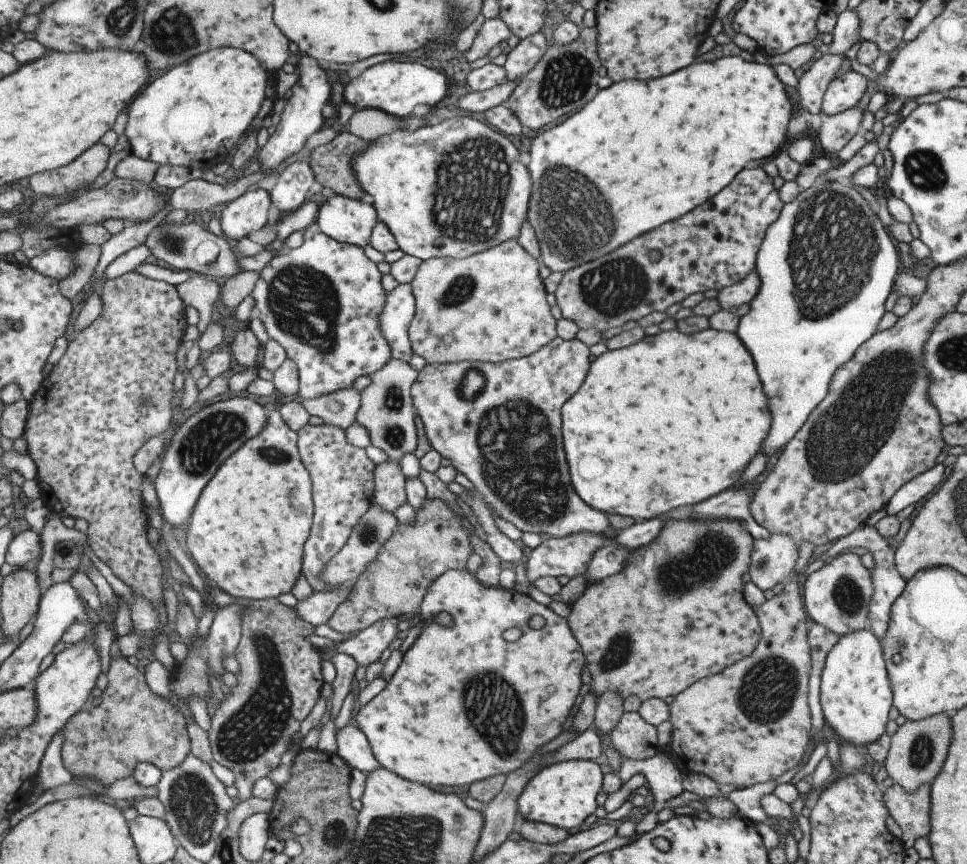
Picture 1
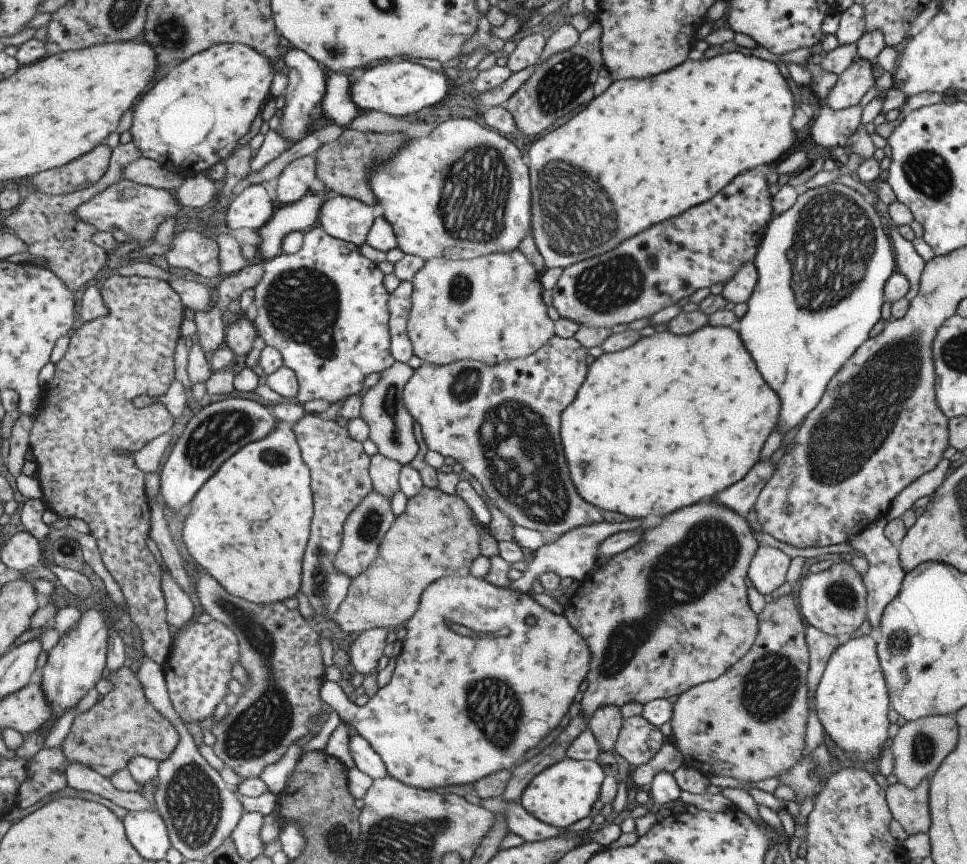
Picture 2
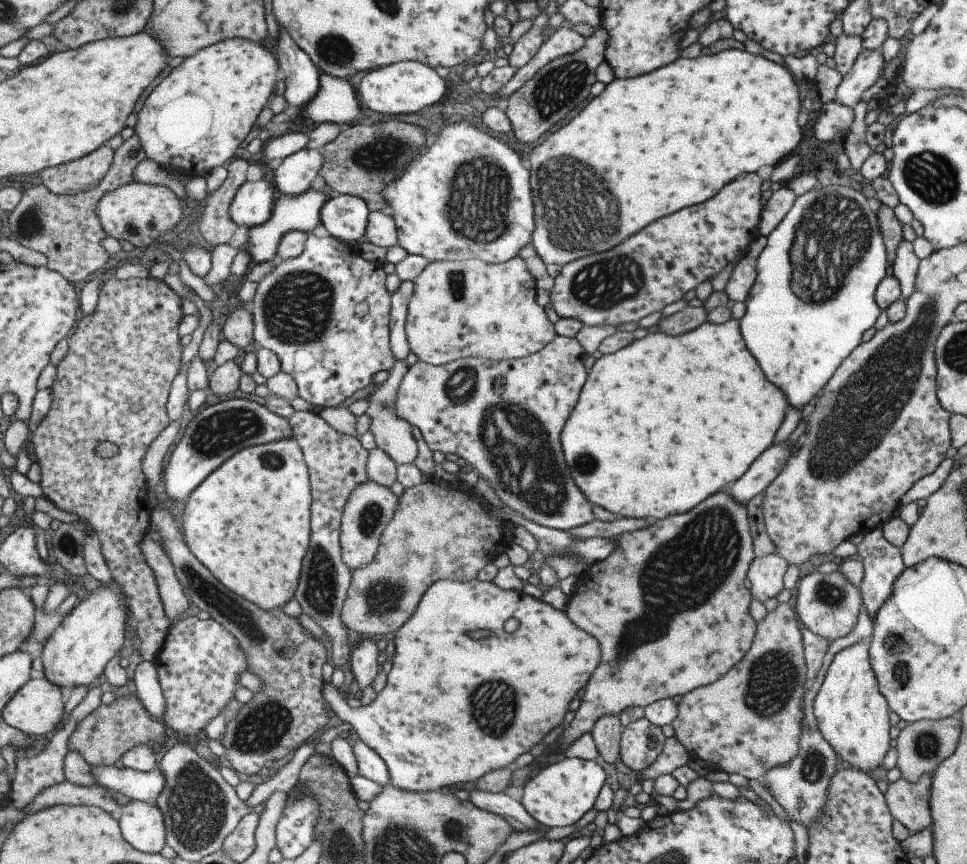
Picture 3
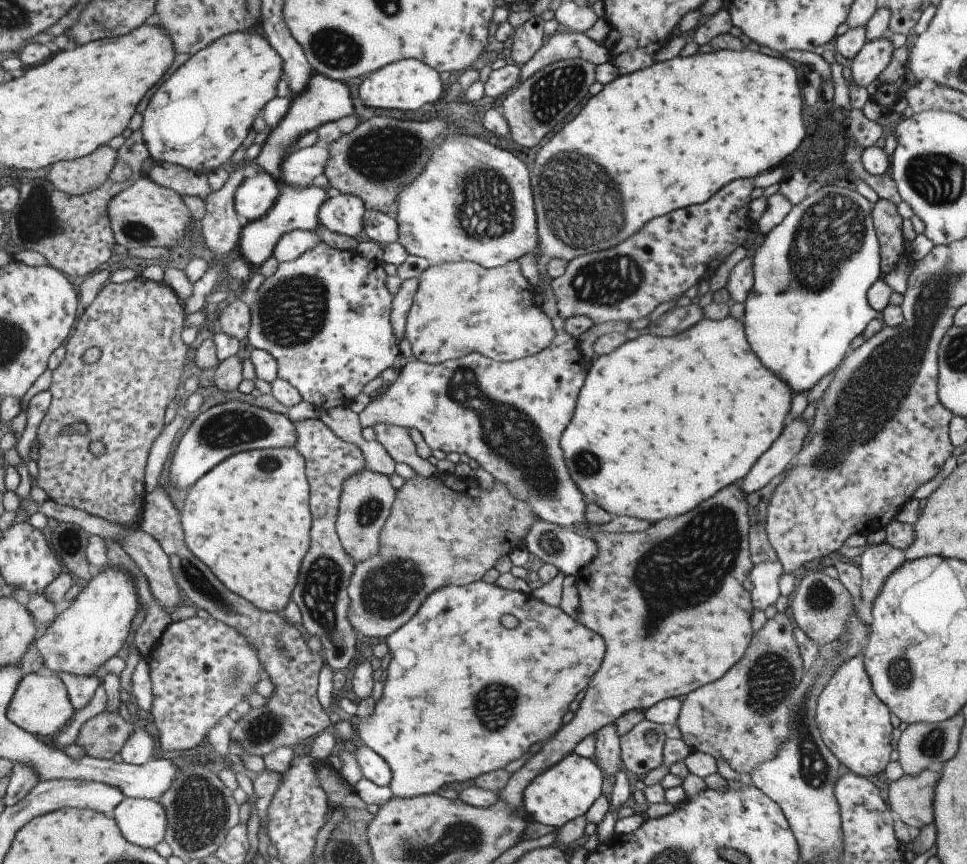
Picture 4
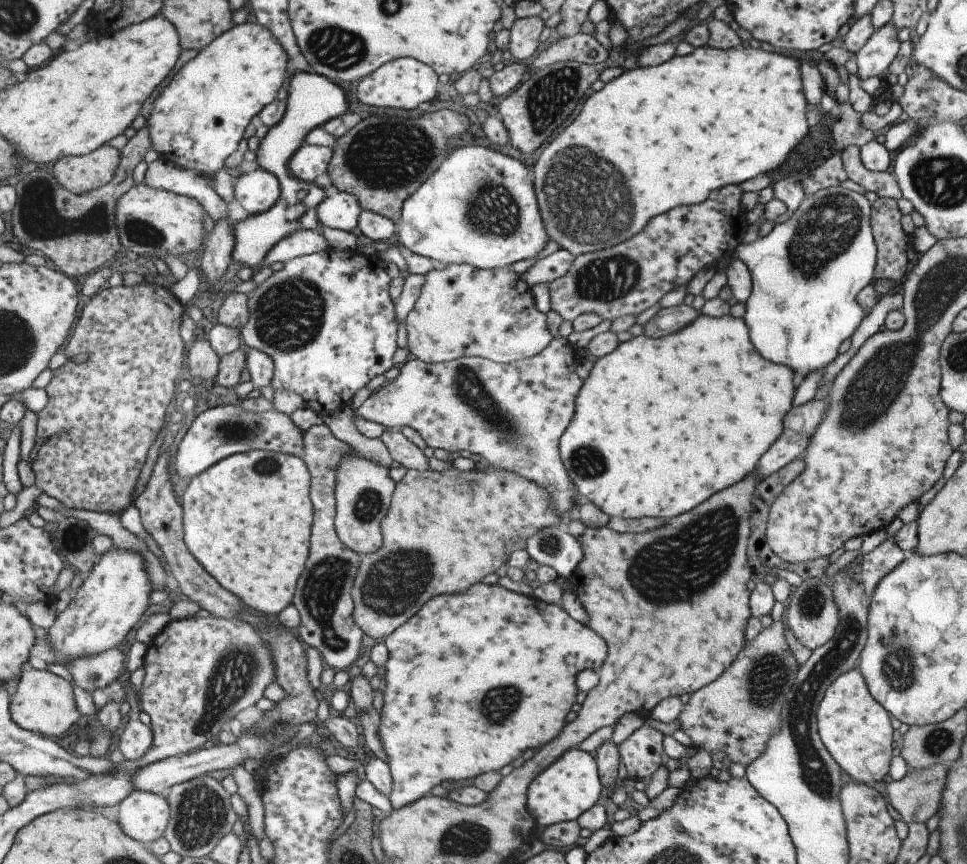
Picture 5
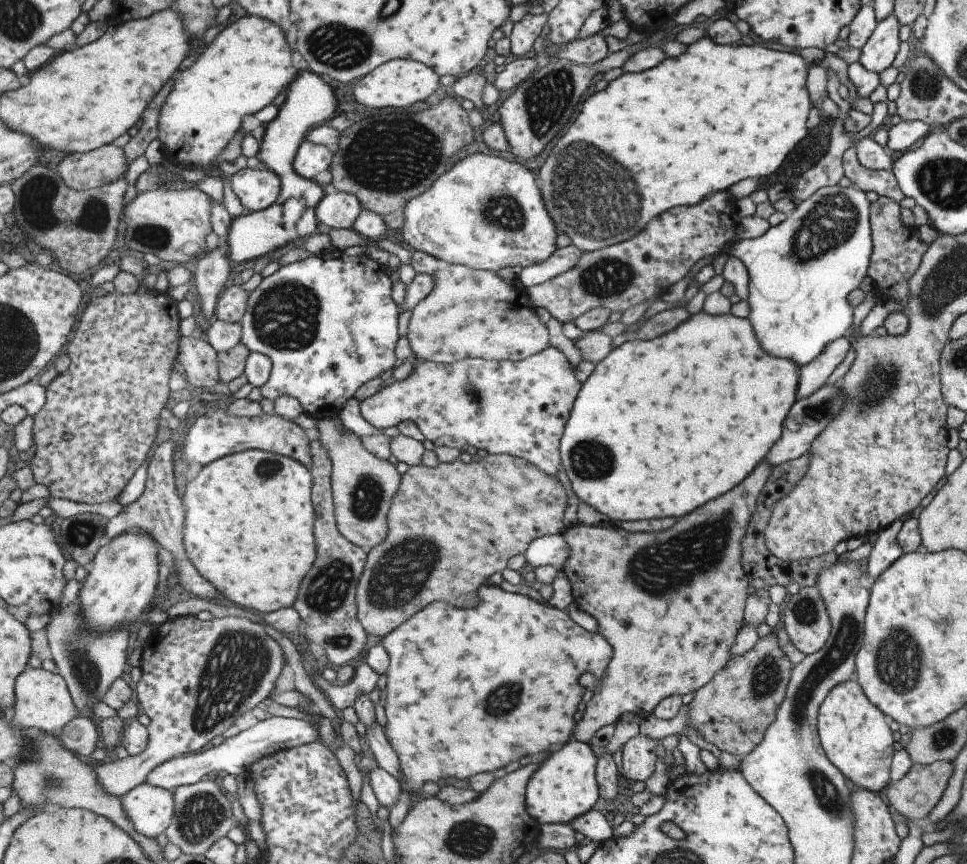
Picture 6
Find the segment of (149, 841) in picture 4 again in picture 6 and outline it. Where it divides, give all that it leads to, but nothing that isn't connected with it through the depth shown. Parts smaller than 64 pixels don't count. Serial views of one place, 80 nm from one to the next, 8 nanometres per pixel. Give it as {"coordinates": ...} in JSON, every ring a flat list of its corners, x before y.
{"coordinates":[[147,782,136,786,122,801,135,828,148,837,163,834,169,828,176,811,174,790]]}

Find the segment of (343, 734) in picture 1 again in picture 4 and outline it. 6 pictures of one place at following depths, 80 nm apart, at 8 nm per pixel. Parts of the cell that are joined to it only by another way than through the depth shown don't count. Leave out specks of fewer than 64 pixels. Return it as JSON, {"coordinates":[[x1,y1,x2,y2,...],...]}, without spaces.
{"coordinates":[[362,743,353,746,353,751,365,779,372,780,375,784,382,787,390,786,392,783,390,764,378,752]]}

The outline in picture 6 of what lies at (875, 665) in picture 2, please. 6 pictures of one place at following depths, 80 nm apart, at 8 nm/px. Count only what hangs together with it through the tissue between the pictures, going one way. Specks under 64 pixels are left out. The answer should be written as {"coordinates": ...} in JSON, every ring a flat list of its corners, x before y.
{"coordinates":[[852,676,845,682,834,686,819,705,816,716,816,731,820,740,821,748,829,762,841,771,841,774,855,784,859,789,863,789,875,794,879,794,881,788,889,784,889,766,891,756,894,752,891,744,894,743,889,725,883,722,884,714,865,698,861,687]]}

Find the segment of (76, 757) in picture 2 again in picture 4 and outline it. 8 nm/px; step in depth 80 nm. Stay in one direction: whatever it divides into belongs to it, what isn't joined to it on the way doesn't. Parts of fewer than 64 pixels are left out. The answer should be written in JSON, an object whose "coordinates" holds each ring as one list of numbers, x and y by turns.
{"coordinates":[[103,712,89,719,75,734,75,740,92,757,111,759,117,752,121,752,123,743,138,725,137,722,125,722,118,714]]}

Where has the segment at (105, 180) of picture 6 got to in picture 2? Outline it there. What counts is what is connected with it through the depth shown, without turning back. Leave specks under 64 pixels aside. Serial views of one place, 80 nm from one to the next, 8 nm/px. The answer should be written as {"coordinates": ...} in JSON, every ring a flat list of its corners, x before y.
{"coordinates":[[106,142,68,165,41,171,30,179,34,190,50,195,66,195,93,186,108,172,113,148]]}

